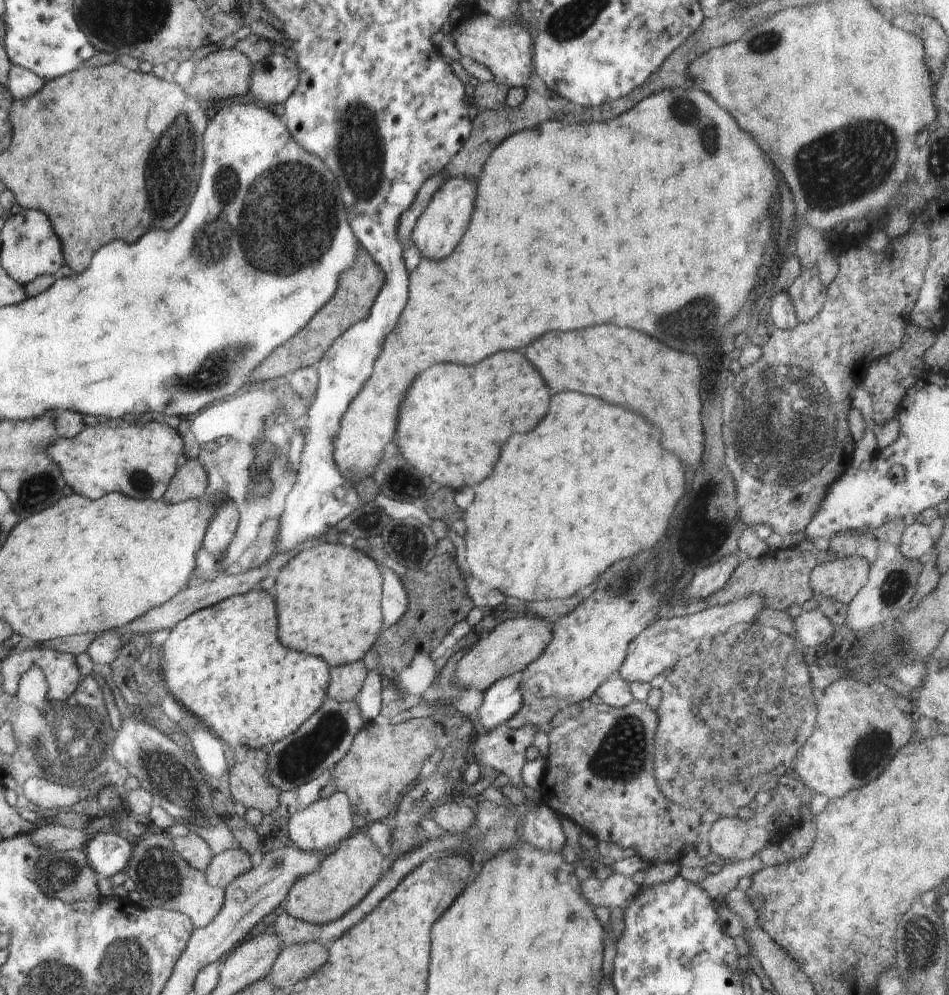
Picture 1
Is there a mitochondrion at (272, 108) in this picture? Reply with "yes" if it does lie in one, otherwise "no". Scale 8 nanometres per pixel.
no

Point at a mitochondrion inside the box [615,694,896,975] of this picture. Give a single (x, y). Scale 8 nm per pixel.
(875, 746)

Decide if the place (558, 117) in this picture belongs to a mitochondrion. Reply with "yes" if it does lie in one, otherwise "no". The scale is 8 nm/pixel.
no

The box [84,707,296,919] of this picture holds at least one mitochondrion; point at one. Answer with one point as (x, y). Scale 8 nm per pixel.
(171, 779)

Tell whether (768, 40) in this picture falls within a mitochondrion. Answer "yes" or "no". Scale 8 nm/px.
yes

